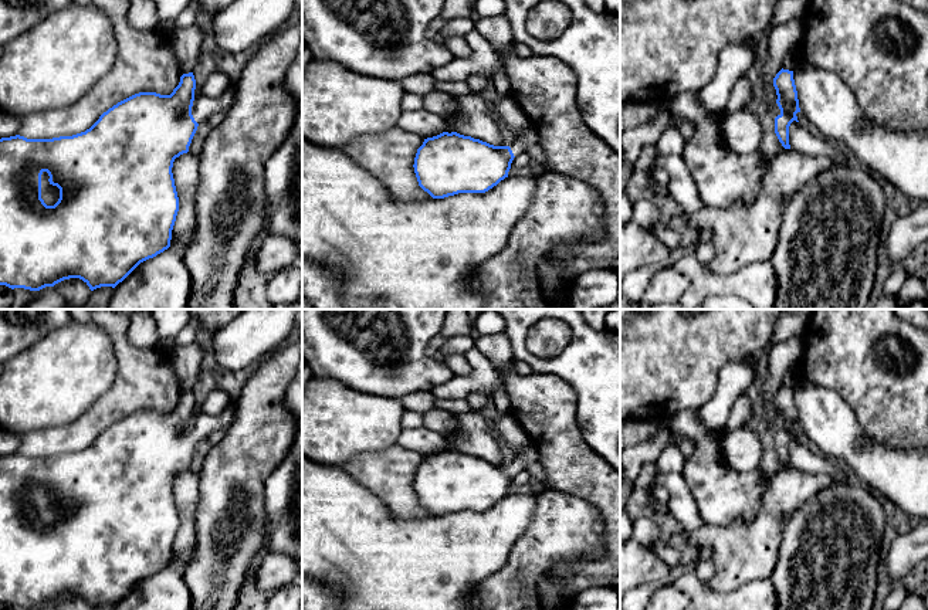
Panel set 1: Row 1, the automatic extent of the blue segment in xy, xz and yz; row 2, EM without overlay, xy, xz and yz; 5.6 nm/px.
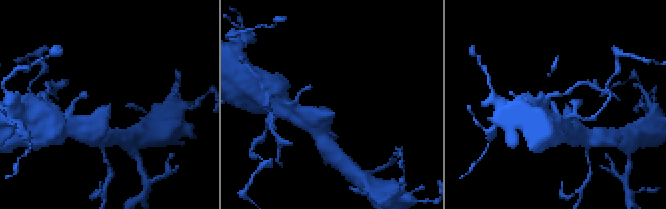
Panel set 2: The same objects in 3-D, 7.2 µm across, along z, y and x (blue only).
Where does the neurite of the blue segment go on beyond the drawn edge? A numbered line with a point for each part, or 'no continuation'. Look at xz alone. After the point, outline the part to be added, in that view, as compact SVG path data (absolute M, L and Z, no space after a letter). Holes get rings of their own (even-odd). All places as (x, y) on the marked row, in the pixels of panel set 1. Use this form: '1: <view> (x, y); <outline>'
1: xz (529, 138); M535 128L517 136L515 142L509 148L514 156L518 156L521 153L528 153L528 149L534 145L541 145L541 139Z

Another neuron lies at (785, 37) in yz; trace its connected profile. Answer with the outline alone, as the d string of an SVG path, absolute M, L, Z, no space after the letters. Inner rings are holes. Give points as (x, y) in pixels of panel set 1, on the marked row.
M793 17L772 30L766 60L762 68L762 75L766 82L773 81L776 74L783 68L785 55L797 45L803 31L803 17Z

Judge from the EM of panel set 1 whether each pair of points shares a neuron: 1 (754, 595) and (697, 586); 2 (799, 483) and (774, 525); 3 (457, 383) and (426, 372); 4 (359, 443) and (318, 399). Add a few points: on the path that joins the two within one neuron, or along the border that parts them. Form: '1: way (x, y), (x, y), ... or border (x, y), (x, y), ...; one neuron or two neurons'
1: way (739, 595), (711, 595); one neuron
2: way (789, 492), (776, 505), (774, 515); one neuron
3: border (454, 375), (430, 390); two neurons
4: way (348, 431), (327, 410); one neuron

